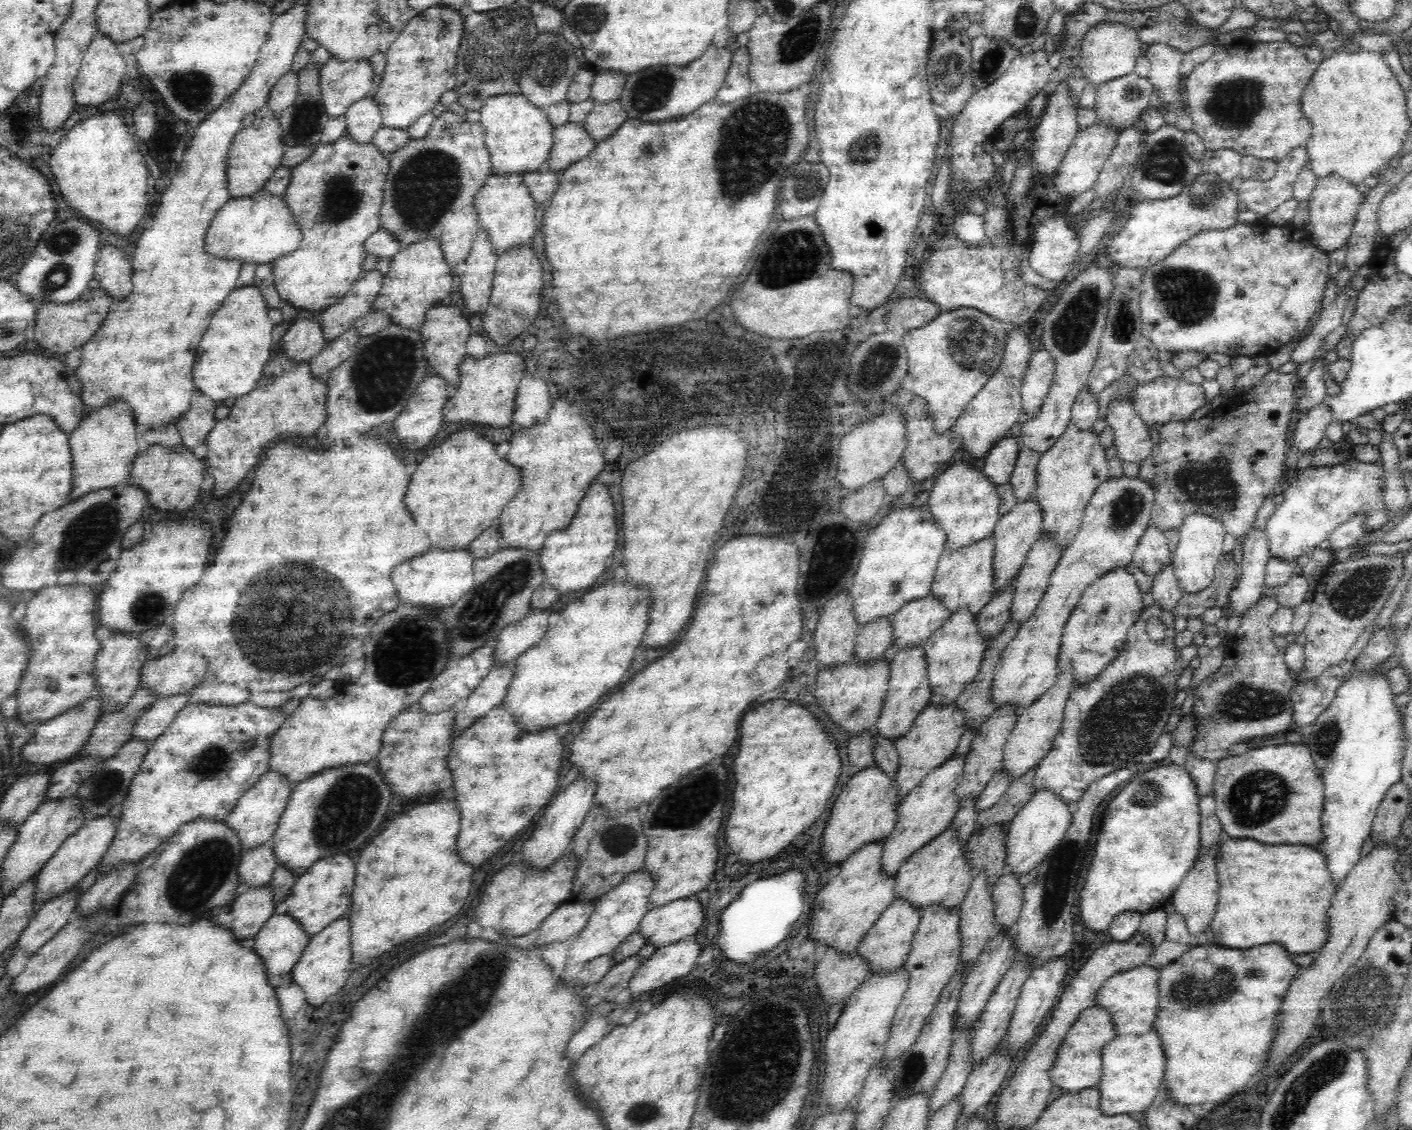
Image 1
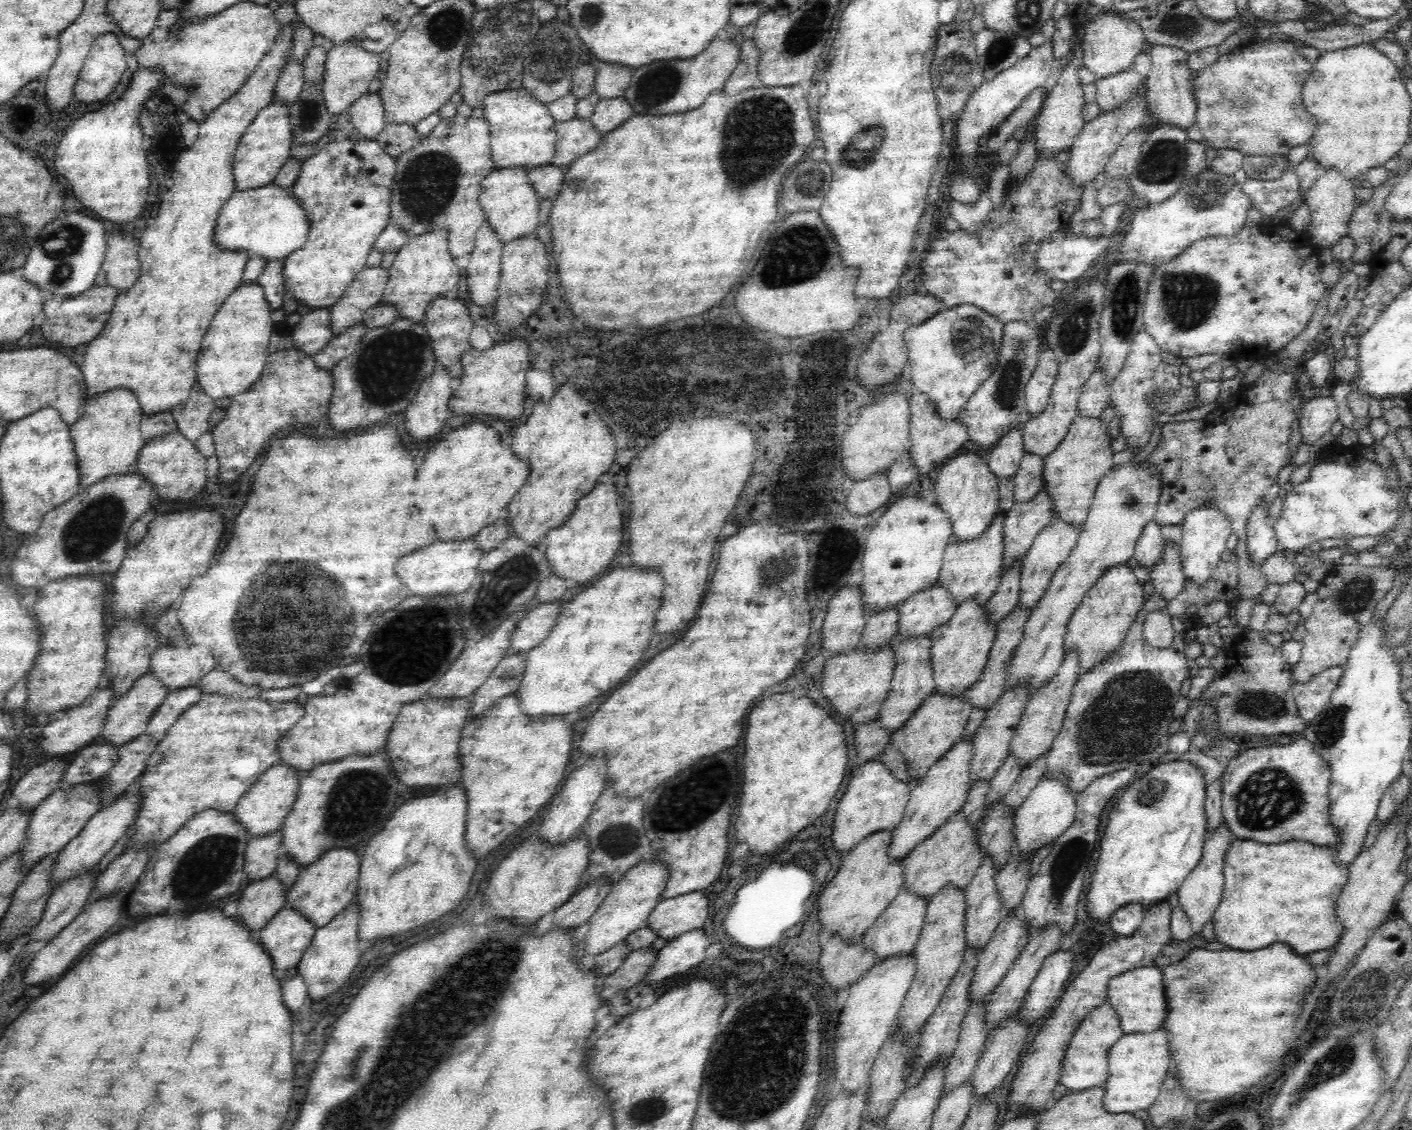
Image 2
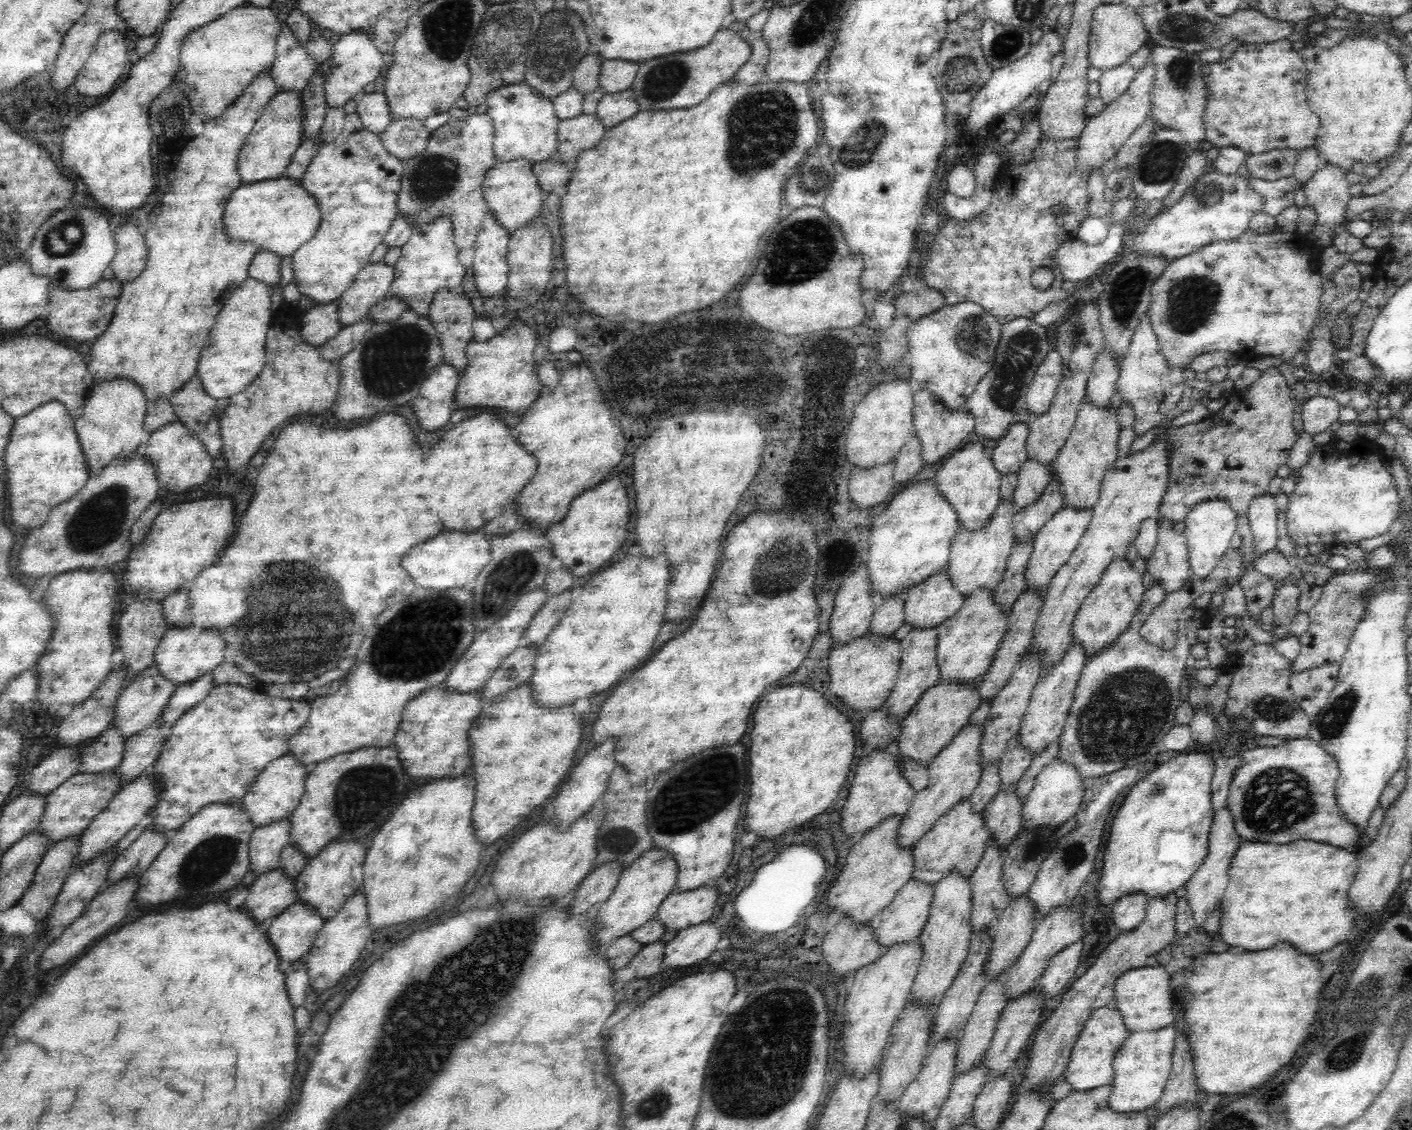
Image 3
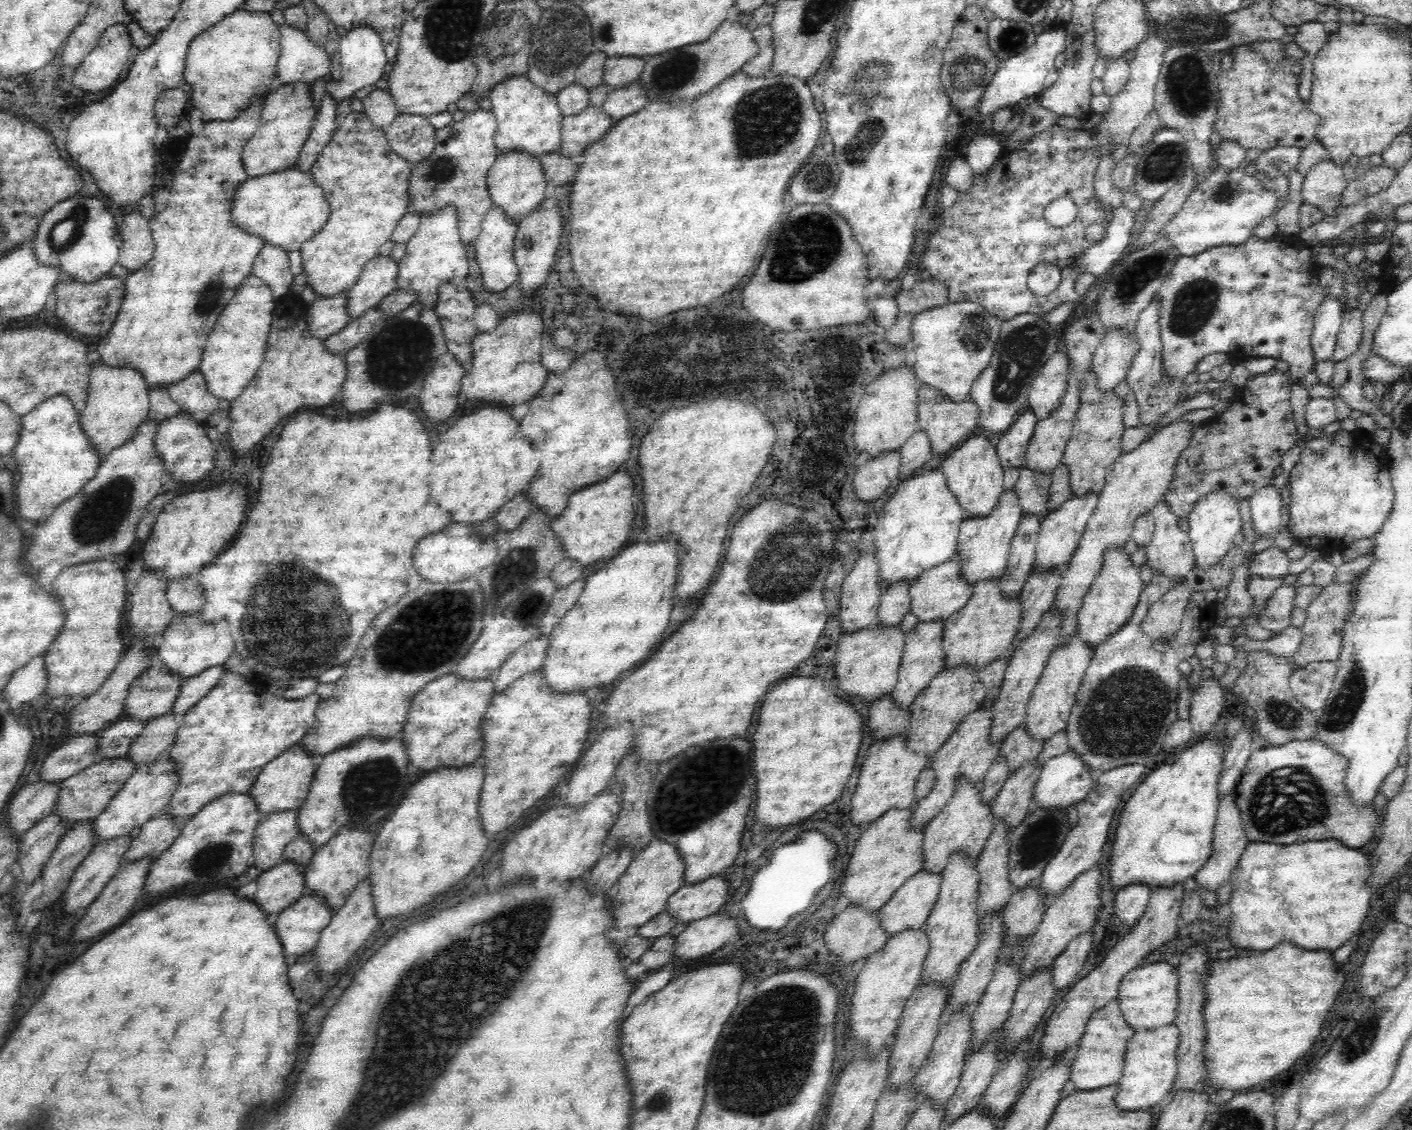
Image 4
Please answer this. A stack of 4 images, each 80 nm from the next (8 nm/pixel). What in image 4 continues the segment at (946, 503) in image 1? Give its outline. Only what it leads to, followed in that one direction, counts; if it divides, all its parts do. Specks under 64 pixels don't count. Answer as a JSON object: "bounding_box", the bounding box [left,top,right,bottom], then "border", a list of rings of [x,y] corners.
{"bounding_box":[941,435,1005,517],"border":[[[973,435],[941,463],[941,472],[946,476],[947,487],[955,496],[966,517],[988,516],[993,512],[1000,495],[1005,491],[1005,469],[998,459],[998,450],[986,436]]]}

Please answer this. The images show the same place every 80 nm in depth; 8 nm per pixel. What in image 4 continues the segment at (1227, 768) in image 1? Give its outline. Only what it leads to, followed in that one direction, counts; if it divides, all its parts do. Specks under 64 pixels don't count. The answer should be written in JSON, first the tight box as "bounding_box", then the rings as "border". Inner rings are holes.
{"bounding_box":[1235,738,1385,850],"border":[[[1316,738],[1293,740],[1277,747],[1256,746],[1249,756],[1243,775],[1240,776],[1235,798],[1247,838],[1250,842],[1278,844],[1300,844],[1304,841],[1336,839],[1348,848],[1365,850],[1370,846],[1372,838],[1376,836],[1376,829],[1383,823],[1385,812],[1378,810],[1373,802],[1362,804],[1360,808],[1357,808],[1345,786],[1346,773],[1347,759]],[[1308,794],[1312,800],[1300,802],[1300,796],[1308,796]],[[1292,812],[1294,812],[1294,818],[1292,818]]]}

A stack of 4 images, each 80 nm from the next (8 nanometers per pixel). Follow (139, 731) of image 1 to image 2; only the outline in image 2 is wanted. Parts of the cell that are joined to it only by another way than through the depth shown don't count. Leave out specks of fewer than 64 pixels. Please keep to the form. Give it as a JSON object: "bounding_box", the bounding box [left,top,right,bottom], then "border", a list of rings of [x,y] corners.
{"bounding_box":[145,683,203,736],"border":[[[199,683],[188,686],[188,688],[170,691],[164,702],[159,704],[158,710],[148,721],[145,732],[156,736],[160,732],[166,732],[187,708],[196,704],[203,696]]]}

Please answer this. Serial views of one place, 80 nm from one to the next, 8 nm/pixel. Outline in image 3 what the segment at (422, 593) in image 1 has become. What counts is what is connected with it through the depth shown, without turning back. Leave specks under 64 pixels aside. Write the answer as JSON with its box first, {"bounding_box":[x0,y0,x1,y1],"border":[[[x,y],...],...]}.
{"bounding_box":[402,527,491,591],"border":[[[483,527],[466,532],[442,532],[436,538],[418,544],[402,558],[404,570],[412,576],[416,587],[443,591],[450,588],[462,588],[474,583],[484,565],[489,563],[491,542]]]}

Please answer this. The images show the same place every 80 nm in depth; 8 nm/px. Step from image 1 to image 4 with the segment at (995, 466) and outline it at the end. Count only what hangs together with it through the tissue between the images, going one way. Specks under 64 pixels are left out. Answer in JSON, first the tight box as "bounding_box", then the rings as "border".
{"bounding_box":[996,409,1037,469],"border":[[[1031,409],[1024,412],[1024,416],[1018,416],[1016,421],[1004,431],[1000,443],[996,446],[998,459],[1004,469],[1012,466],[1023,466],[1025,453],[1033,435],[1037,416]]]}

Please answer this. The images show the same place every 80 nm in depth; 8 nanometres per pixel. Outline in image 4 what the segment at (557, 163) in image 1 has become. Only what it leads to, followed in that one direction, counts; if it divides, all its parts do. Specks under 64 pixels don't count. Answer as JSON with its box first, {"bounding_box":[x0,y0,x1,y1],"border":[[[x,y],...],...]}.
{"bounding_box":[559,107,615,158],"border":[[[602,107],[584,108],[572,116],[566,116],[561,122],[561,146],[559,152],[567,158],[582,154],[590,144],[600,140],[609,128],[615,124]]]}

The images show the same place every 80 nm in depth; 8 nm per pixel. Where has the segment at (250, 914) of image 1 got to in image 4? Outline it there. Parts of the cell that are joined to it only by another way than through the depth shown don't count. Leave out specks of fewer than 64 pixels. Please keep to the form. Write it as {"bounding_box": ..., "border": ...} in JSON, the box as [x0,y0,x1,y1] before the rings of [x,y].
{"bounding_box":[253,860,305,913],"border":[[[283,860],[263,871],[258,877],[258,889],[253,901],[266,913],[282,912],[304,895],[305,869],[291,860]]]}

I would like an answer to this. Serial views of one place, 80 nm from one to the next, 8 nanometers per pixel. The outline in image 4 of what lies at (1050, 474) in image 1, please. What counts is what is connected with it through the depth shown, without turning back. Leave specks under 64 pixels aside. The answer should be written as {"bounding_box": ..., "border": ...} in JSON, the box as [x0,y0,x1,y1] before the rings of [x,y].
{"bounding_box":[1061,368,1127,496],"border":[[[1091,368],[1084,374],[1084,379],[1080,380],[1080,396],[1078,410],[1076,410],[1076,420],[1074,420],[1072,436],[1066,446],[1064,458],[1061,464],[1068,469],[1069,486],[1071,486],[1071,495],[1084,496],[1086,492],[1099,494],[1101,489],[1106,484],[1108,468],[1123,454],[1121,448],[1122,435],[1124,430],[1127,429],[1124,425],[1124,396],[1121,397],[1112,390],[1102,392],[1098,388],[1096,373]]]}

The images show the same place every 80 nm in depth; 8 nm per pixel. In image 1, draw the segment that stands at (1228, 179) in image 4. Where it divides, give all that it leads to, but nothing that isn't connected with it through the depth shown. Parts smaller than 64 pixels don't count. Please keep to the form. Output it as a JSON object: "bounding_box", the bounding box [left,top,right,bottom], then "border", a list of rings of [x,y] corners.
{"bounding_box":[1108,172,1240,268],"border":[[[1209,172],[1198,174],[1193,181],[1184,186],[1176,196],[1154,202],[1136,202],[1126,226],[1114,235],[1108,256],[1116,267],[1142,268],[1155,265],[1157,262],[1172,256],[1176,248],[1196,236],[1197,233],[1223,231],[1229,229],[1239,220],[1240,208],[1237,190],[1231,189],[1230,183],[1221,182],[1219,176]]]}

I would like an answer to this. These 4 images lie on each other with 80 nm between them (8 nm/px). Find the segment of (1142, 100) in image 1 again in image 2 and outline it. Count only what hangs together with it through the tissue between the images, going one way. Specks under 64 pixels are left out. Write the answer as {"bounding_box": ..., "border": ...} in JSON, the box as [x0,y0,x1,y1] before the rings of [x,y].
{"bounding_box":[1095,68,1140,111],"border":[[[1126,68],[1116,74],[1102,76],[1095,82],[1097,86],[1096,102],[1100,109],[1112,111],[1118,109],[1122,103],[1128,101],[1136,92],[1140,84],[1140,75],[1132,68]]]}

